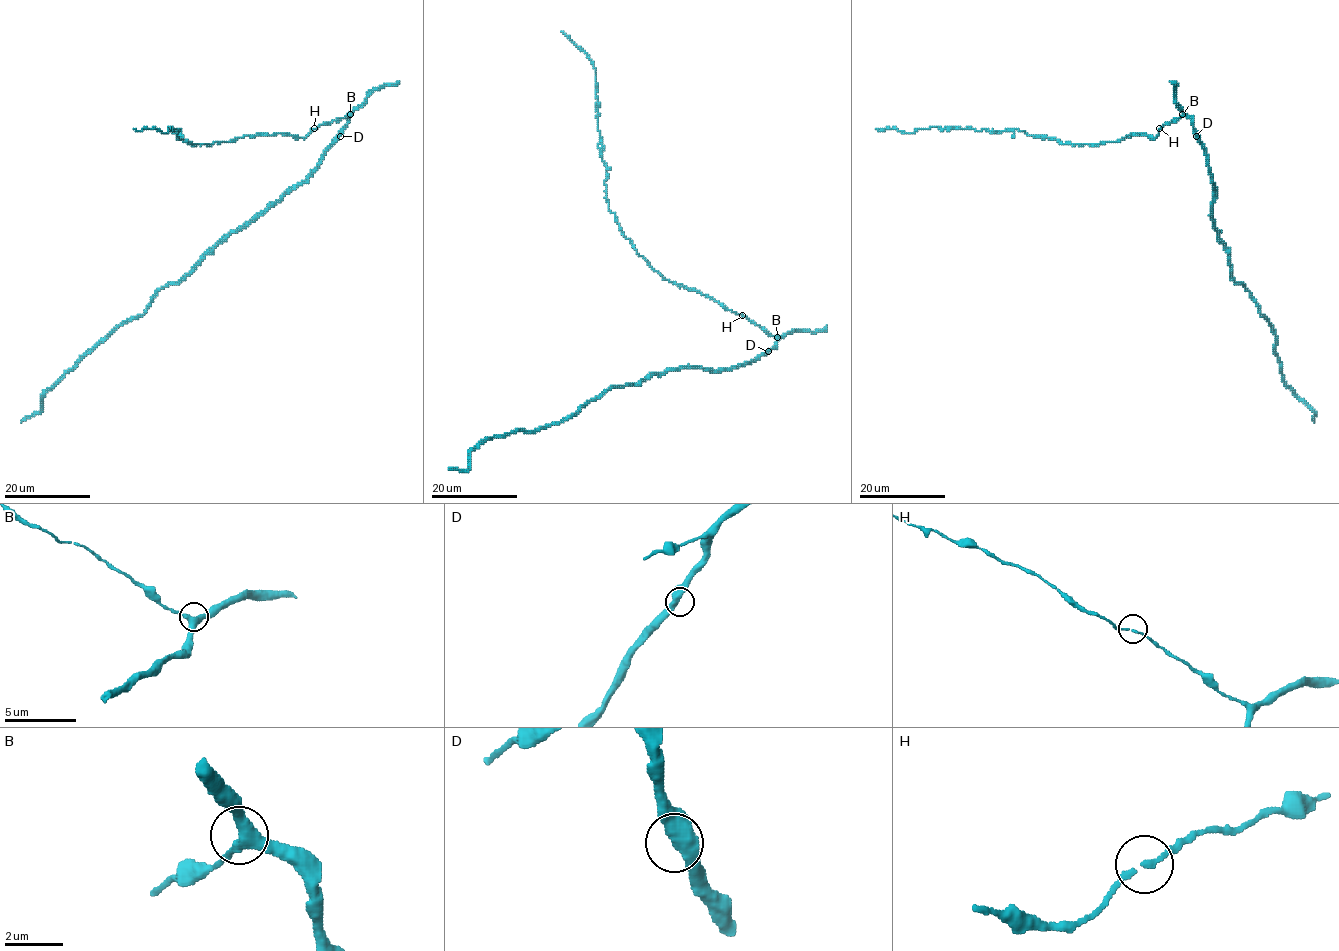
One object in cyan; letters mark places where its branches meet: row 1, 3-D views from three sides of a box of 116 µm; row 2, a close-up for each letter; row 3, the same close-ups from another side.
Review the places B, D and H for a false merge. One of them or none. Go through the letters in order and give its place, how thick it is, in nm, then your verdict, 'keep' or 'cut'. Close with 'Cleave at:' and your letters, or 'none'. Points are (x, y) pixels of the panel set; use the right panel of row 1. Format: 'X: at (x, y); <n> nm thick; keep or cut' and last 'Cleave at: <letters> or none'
B: at (1182, 114); 400 nm thick; keep
D: at (1196, 136); 500 nm thick; keep
H: at (1159, 128); 140 nm thick; keep
Cleave at: none

